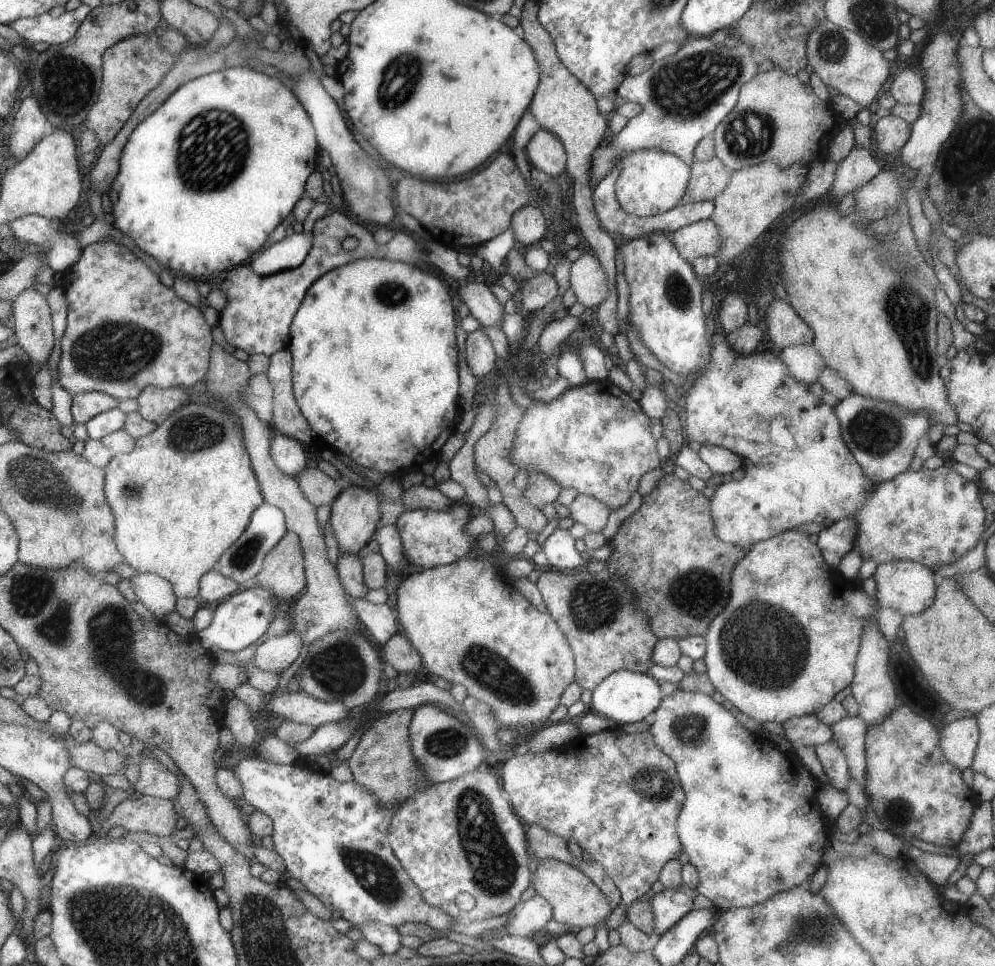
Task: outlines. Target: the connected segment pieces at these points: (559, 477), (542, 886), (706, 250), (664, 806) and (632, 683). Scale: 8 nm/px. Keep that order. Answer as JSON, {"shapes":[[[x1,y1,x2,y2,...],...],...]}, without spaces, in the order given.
{"shapes":[[[610,380,589,381,581,387,571,386,551,402,532,402,524,414,526,416,522,416,516,430,510,460,522,470,538,470,550,476,562,489,574,488,578,495,586,494,600,500,610,511,624,506,630,494,637,490,644,473,658,468,660,464,656,438,650,430,650,418,642,412,639,402]],[[556,859,541,860,534,878,535,890,550,902,554,920,570,924,575,931,587,926,596,927,610,914,610,906,613,905,610,898,578,868]],[[710,218,687,224,675,230,672,236,686,260,714,259,722,250,721,228]],[[618,728,579,734,562,748,546,750,542,754,528,751,524,755,514,755,503,764,502,779,502,786,509,792,517,815,528,826,541,825,546,832,579,844,585,857,596,860,621,890,621,904,614,908,614,916,606,920,610,930,616,930,626,921,628,906,646,894,660,879,665,864,678,859,684,850,677,830,677,820,684,810,684,792,677,764,657,747,650,731,627,734]],[[626,669,614,671,612,675,607,676,594,688,589,708,622,725,640,722,648,714,656,711,660,700,662,700,662,690,658,683,654,677,646,673,637,673]]]}

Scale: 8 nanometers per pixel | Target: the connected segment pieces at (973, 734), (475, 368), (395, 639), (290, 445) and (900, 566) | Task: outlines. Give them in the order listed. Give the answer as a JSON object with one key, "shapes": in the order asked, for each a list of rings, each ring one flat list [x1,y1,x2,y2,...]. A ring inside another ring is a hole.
{"shapes":[[[960,718,942,725,941,748,950,764,963,771,972,766,979,738,977,718]],[[482,329,467,334,465,350,468,367,475,377,485,376,496,366,498,356,494,352,490,338,482,332]],[[396,632,380,648,384,650,382,660,393,666,399,674,404,672,404,674,421,675,422,658,405,635]],[[279,432,275,433,272,443,272,454,274,460,277,460,277,466,286,472,288,476,296,476,306,466,306,454,304,454,304,445,300,446,300,441,296,438,286,436]],[[891,560,879,564,873,574,876,582,876,598,883,607,894,608,902,616,916,616,932,606,937,592,936,572,911,560]]]}

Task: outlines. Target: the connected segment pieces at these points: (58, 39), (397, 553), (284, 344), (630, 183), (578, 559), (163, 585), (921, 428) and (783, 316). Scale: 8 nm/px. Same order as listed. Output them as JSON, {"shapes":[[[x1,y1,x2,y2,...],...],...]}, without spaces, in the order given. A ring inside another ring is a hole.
{"shapes":[[[82,4,76,10,66,11,59,18,48,13,20,18,8,26,14,28,32,47,38,43,64,44,78,34,93,10,94,8]],[[388,524,388,526,377,529,372,539,378,542,379,552,382,553,386,564,392,568,392,572,396,575,400,574,400,580,408,575,406,572,411,564,406,560,398,526]],[[338,210,316,220,313,235,313,246,298,268,260,276,250,266,240,264,227,272,226,279,219,287,226,295,227,304,220,312,218,324,230,346,235,349,242,348,249,355,264,354,265,356,272,356,279,350,286,349,292,342,294,315,301,307,309,288,326,273,350,261,385,258,404,262,410,266,418,266,419,261,427,262,426,254,411,236,395,232,390,242,378,244,373,234,360,223,356,223,356,220,344,210],[348,236,358,239,358,246,352,251,344,250,342,247,342,241]],[[654,148,638,149,626,154,618,163,622,170,614,183,614,195,620,203,620,208,636,218,651,217,676,207,689,186,692,166,686,164,682,157,669,152,660,152]],[[556,528,542,546,544,554,550,560,549,566,563,571,586,565,586,555,578,552,575,542,576,539,568,529]],[[154,573,134,574,130,584,138,596,138,600,158,619,174,612,177,596,174,594,169,580]],[[851,393,848,399,841,400,834,408,838,420,841,421,843,440,870,478,870,482,876,485,909,470,914,448,932,424,930,412,906,412,906,408,900,408,898,404,890,404,889,401,876,400,862,394]],[[779,298,768,309,768,336,779,352,786,347,812,345,815,334,793,305]]]}

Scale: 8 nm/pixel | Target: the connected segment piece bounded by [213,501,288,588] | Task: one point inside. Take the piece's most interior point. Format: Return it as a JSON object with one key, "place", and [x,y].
{"place":[243,561]}

